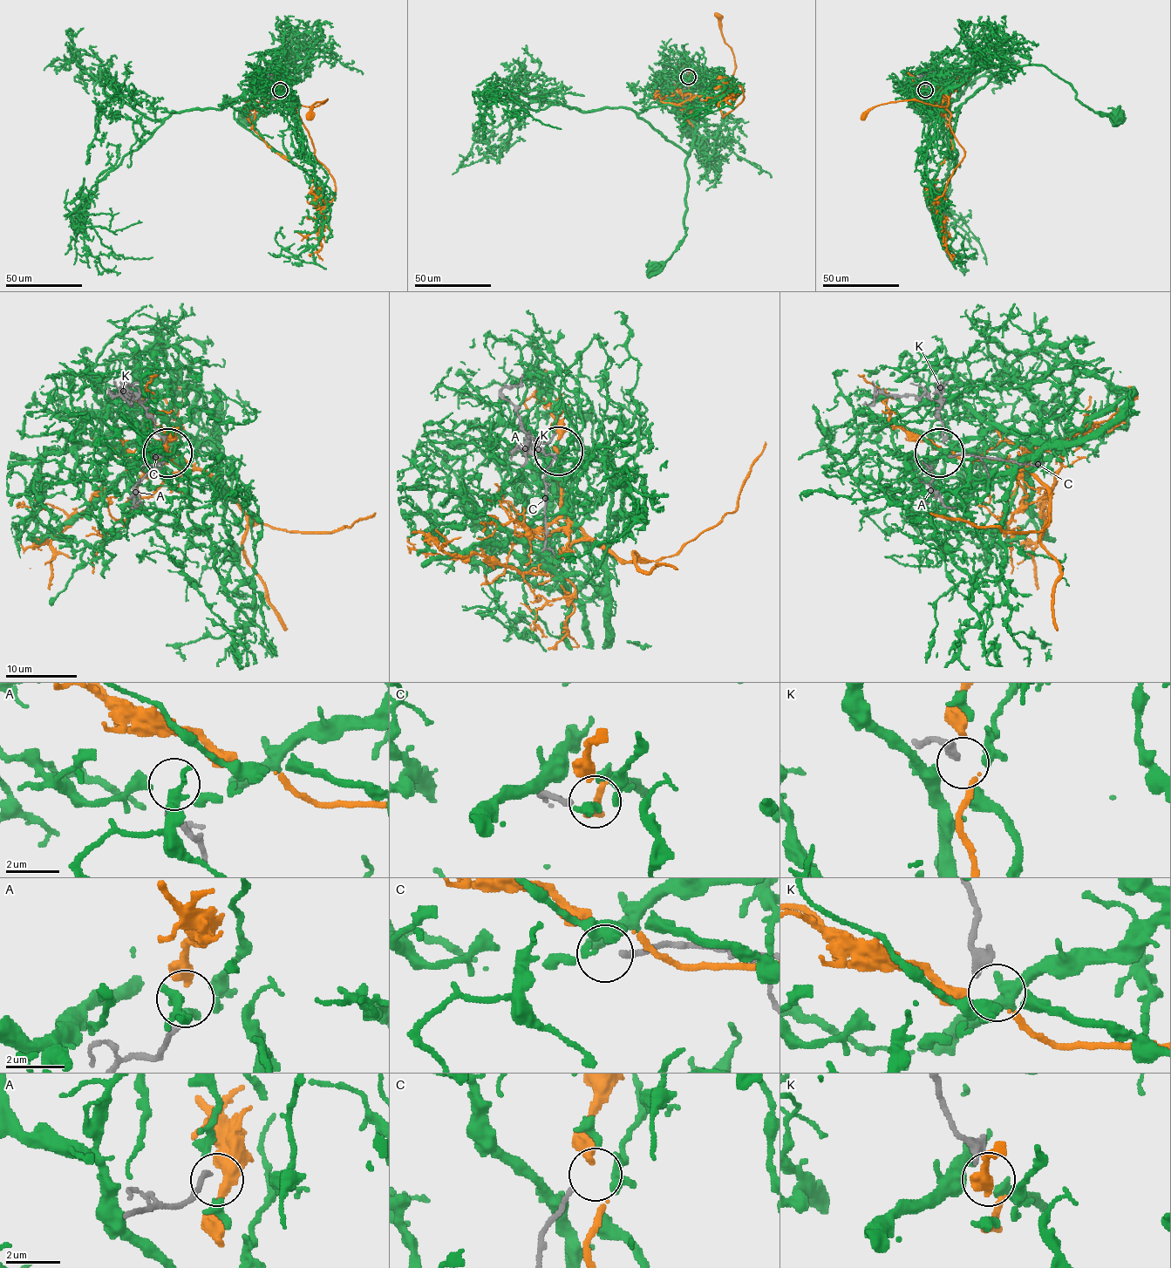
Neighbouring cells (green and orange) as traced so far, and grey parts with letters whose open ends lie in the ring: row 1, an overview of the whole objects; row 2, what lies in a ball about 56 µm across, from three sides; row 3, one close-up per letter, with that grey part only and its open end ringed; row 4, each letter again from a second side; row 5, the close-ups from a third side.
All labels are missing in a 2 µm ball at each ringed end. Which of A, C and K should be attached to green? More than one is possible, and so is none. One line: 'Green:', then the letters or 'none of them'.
Green: K

